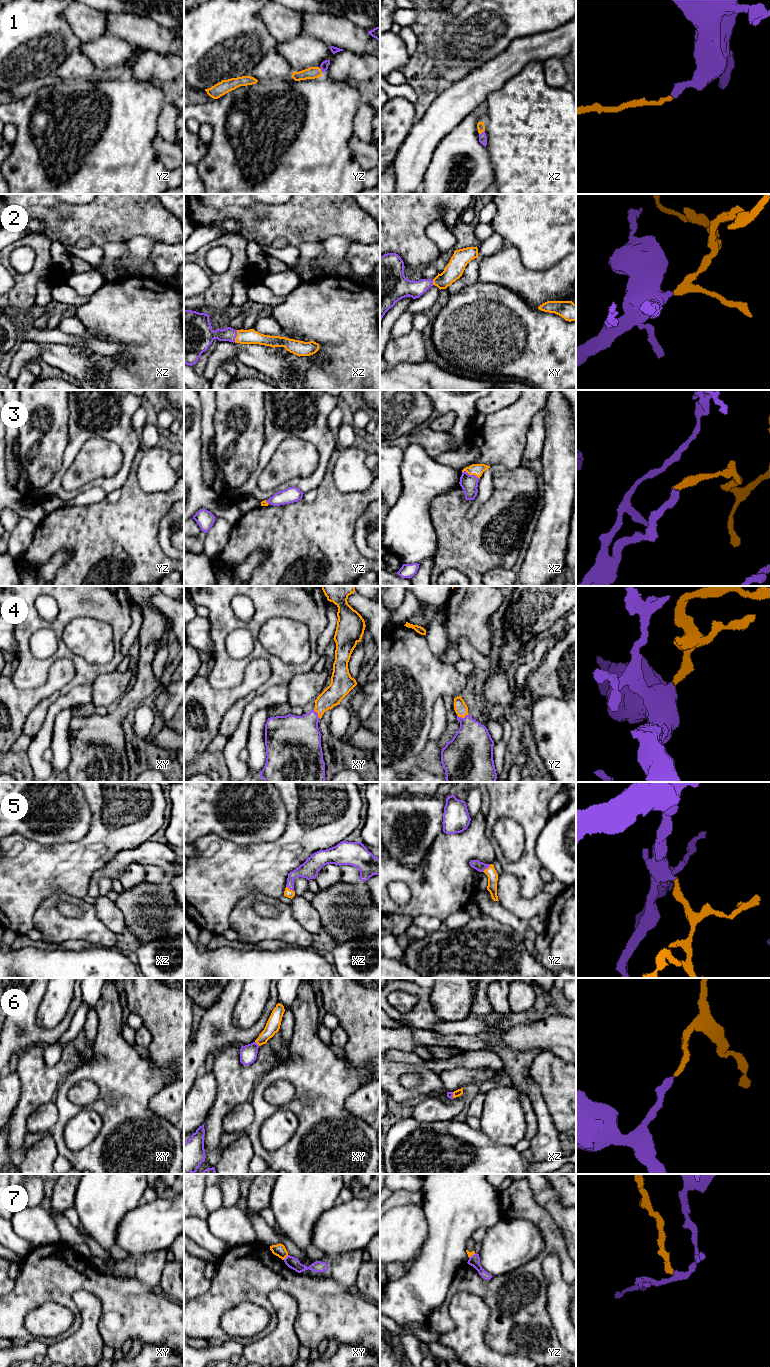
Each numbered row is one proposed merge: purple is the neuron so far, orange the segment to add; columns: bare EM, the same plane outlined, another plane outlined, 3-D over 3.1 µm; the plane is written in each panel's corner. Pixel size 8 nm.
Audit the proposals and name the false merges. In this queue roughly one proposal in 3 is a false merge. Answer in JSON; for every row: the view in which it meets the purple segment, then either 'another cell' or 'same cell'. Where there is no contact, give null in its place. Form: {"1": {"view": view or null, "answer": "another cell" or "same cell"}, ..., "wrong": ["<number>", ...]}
{"1": {"view": "xz", "answer": "same cell"}, "2": {"view": "xz", "answer": "same cell"}, "3": {"view": "xz", "answer": "same cell"}, "4": {"view": "yz", "answer": "same cell"}, "5": {"view": "yz", "answer": "same cell"}, "6": {"view": "xy", "answer": "same cell"}, "7": {"view": "xy", "answer": "another cell"}, "wrong": ["7"]}

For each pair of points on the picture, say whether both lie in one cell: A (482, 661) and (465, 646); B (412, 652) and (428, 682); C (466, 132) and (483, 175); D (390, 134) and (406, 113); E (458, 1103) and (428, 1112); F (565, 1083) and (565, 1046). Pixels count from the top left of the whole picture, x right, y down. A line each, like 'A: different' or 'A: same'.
A: same
B: same
C: same
D: same
E: same
F: different

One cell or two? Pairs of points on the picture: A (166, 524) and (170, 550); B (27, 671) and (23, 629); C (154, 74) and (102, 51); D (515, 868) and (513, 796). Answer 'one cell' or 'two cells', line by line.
A: one cell
B: one cell
C: one cell
D: one cell

